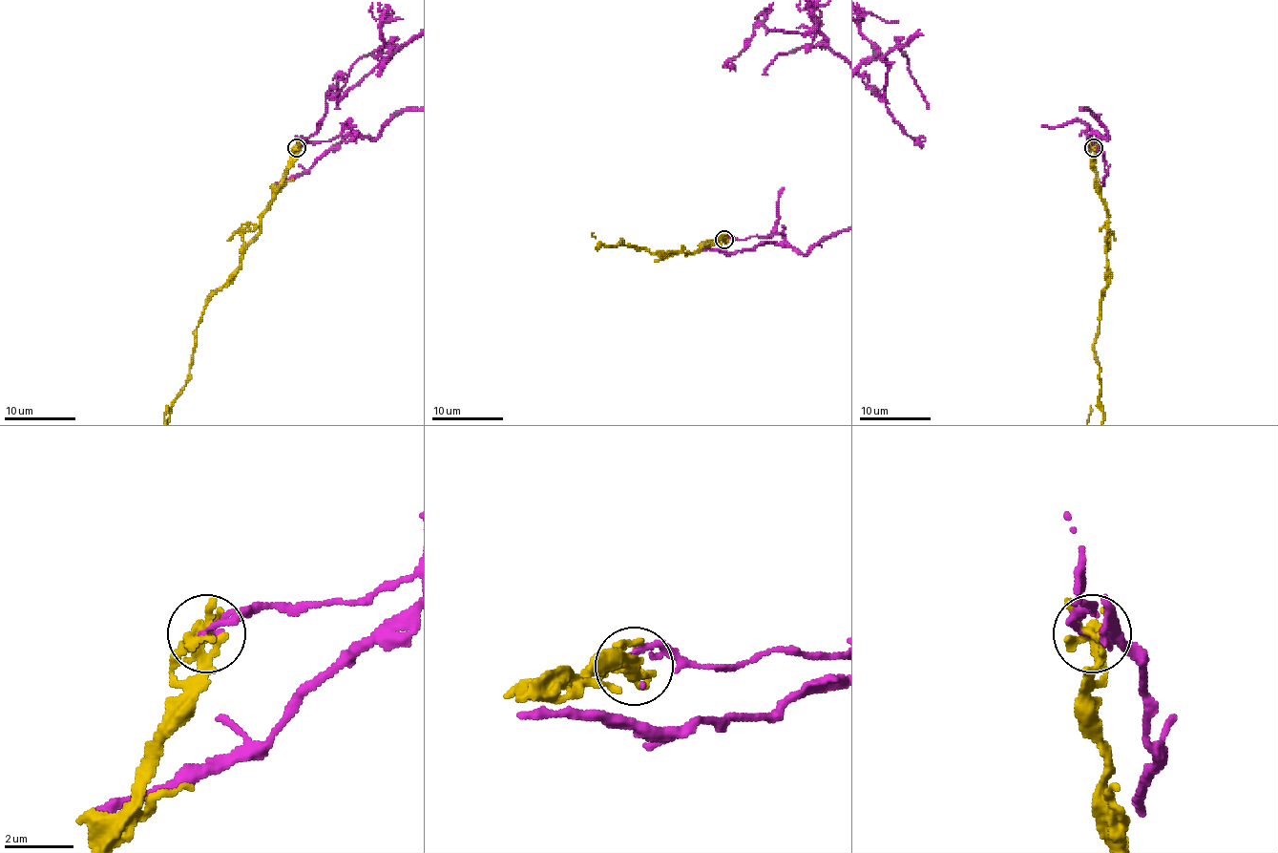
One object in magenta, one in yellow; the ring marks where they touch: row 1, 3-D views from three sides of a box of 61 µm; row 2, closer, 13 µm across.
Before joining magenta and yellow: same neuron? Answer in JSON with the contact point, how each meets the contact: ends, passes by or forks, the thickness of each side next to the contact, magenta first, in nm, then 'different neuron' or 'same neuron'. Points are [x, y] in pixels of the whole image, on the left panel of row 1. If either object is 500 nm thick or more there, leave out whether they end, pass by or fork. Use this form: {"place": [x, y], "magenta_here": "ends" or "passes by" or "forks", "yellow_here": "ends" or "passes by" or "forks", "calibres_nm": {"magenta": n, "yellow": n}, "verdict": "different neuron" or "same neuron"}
{"place": [296, 148], "magenta_here": "ends", "yellow_here": "forks", "calibres_nm": {"magenta": 180, "yellow": 240}, "verdict": "different neuron"}

